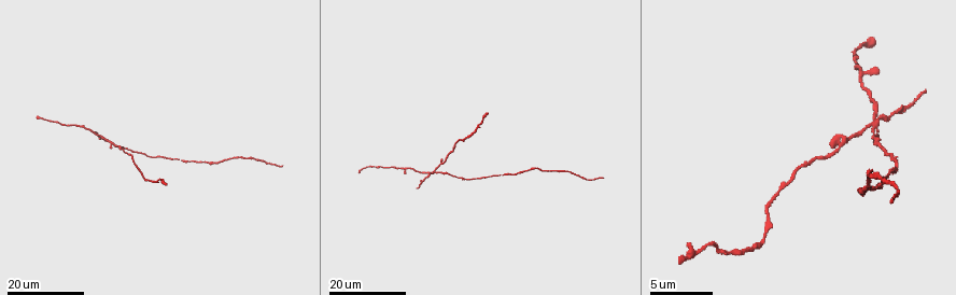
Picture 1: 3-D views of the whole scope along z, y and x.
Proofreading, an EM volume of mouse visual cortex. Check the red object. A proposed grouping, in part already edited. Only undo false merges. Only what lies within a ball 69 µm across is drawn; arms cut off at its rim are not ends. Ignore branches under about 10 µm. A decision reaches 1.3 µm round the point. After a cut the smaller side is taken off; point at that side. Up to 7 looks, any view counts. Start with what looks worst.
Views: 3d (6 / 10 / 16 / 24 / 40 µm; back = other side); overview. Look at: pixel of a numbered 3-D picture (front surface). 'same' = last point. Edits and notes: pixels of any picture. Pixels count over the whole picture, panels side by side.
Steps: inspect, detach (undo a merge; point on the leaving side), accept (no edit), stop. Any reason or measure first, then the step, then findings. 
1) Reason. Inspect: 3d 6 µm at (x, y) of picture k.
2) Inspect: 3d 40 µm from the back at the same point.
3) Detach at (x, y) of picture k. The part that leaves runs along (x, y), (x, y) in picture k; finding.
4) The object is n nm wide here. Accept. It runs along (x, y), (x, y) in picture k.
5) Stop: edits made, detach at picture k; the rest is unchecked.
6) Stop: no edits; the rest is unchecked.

Inspect: 3d 16 µm at (869, 125) of picture 1.

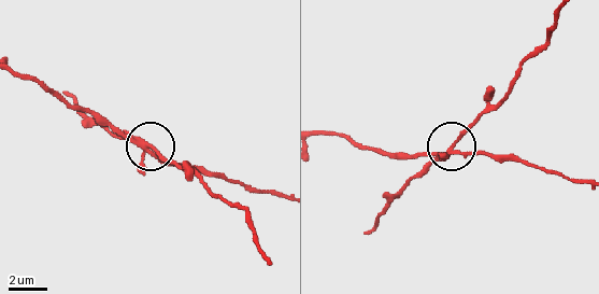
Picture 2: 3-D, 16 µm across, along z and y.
Closer look. Inspect: 3d 10 µm at (152, 145) of picture 2.

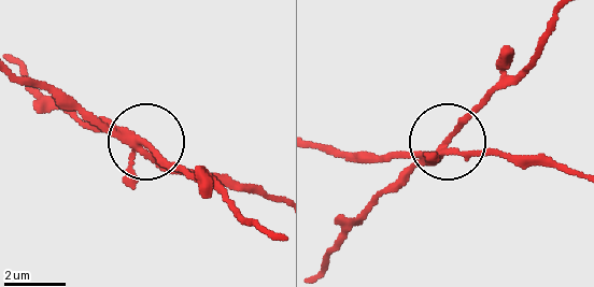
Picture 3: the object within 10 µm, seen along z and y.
4 arms meet here. Detach at (400, 188) of picture 3. The part that leaves runs along (135, 137), (270, 232) in picture 3; two neurons meet here.

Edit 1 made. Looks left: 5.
Calibre changes. Inspect: 3d 24 µm at (215, 162) of picture 1.

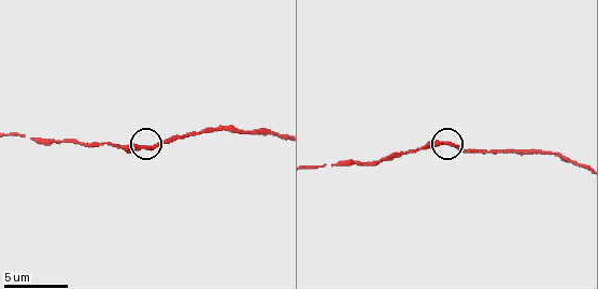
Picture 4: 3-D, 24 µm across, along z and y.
Inspect: 3d 10 µm at (148, 149) of picture 4.

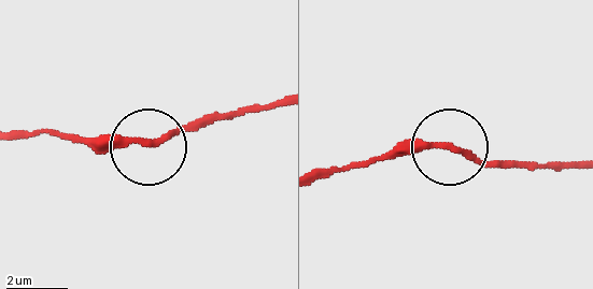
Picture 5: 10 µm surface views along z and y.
Inspect: 3d 10 µm from the back at (144, 141) of picture 5.

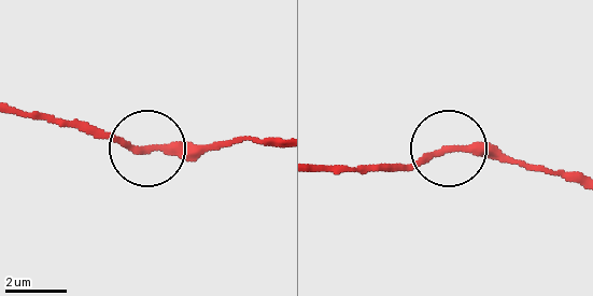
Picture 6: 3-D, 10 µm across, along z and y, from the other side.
Accept. It runs along (579, 185), (486, 152), (448, 146), (401, 167), (366, 172) in picture 6; all the same neuron.

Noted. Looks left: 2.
Thick turns thin. Inspect: 3d 24 µm at (451, 175) of picture 1.

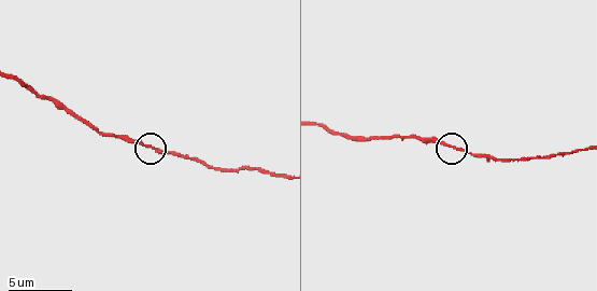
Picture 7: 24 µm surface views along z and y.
Inspect: 3d 10 µm at (446, 142) of picture 7.

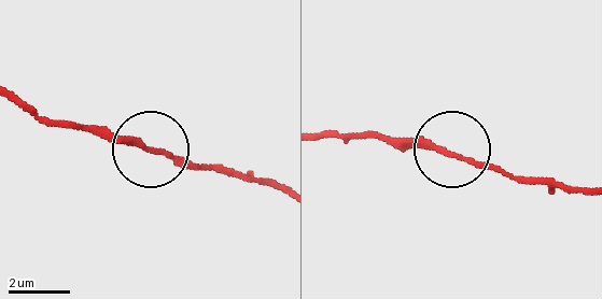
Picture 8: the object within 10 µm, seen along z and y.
Accept. It runs along (583, 191), (528, 184), (428, 145), (353, 138) in picture 8; one neuron here.

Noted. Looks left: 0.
Stop: edits made, detach at picture 3; the rest is unchecked.

